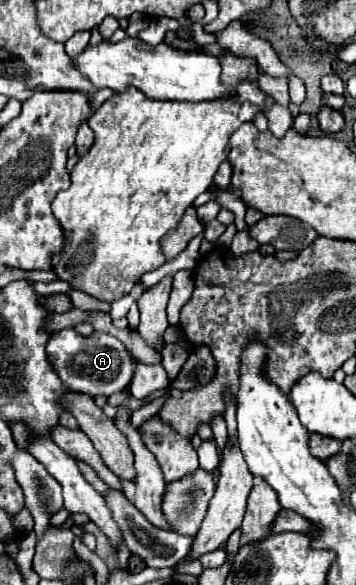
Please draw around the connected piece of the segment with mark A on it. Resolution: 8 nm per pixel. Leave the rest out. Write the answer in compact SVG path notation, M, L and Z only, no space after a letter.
M60 330L50 338L46 350L64 386L72 392L82 392L92 398L98 394L110 396L114 392L120 392L130 382L130 352L118 338L110 334L92 332L90 336L80 336L76 330Z

